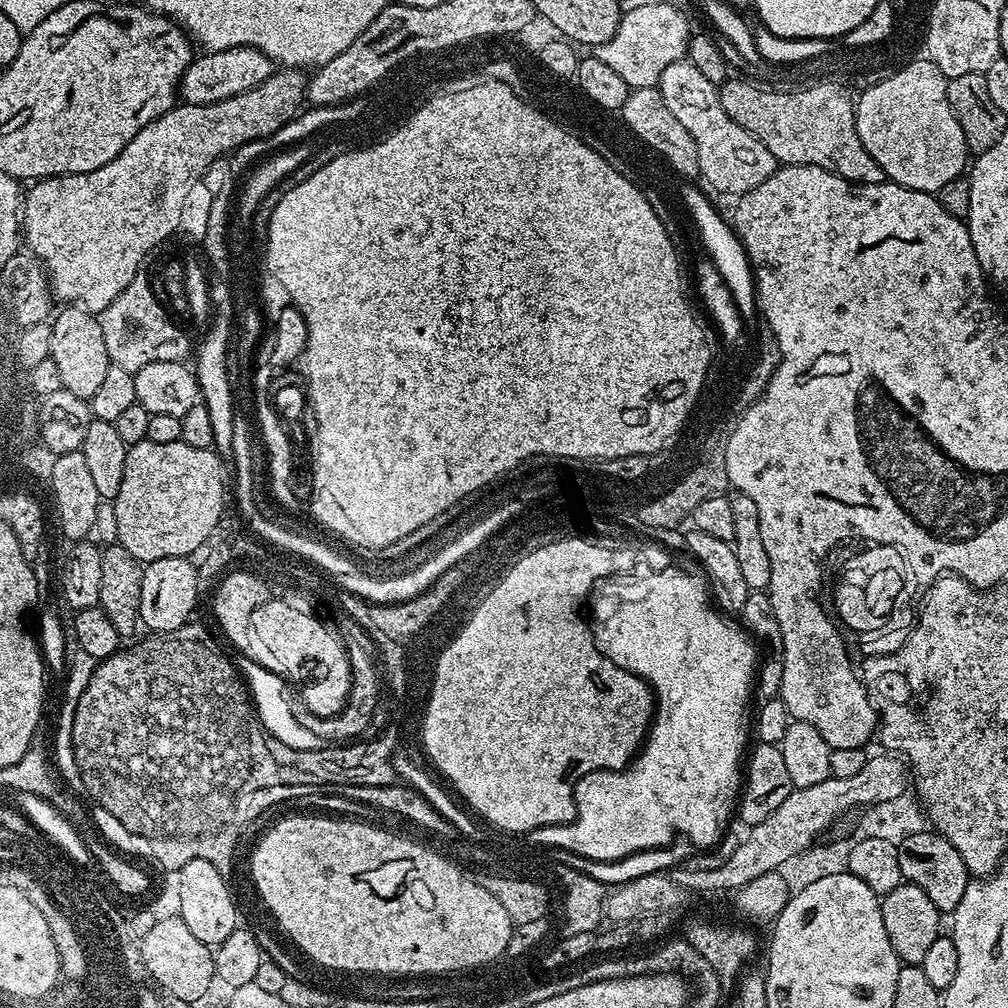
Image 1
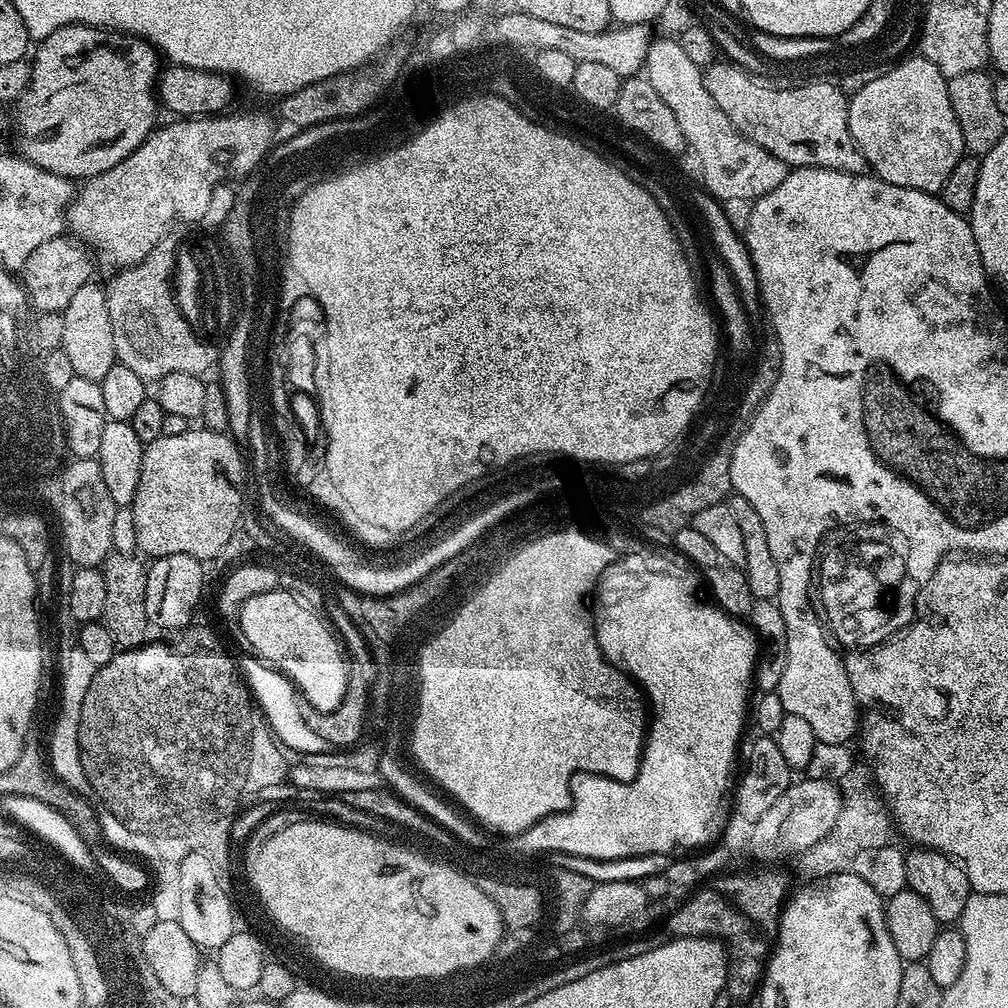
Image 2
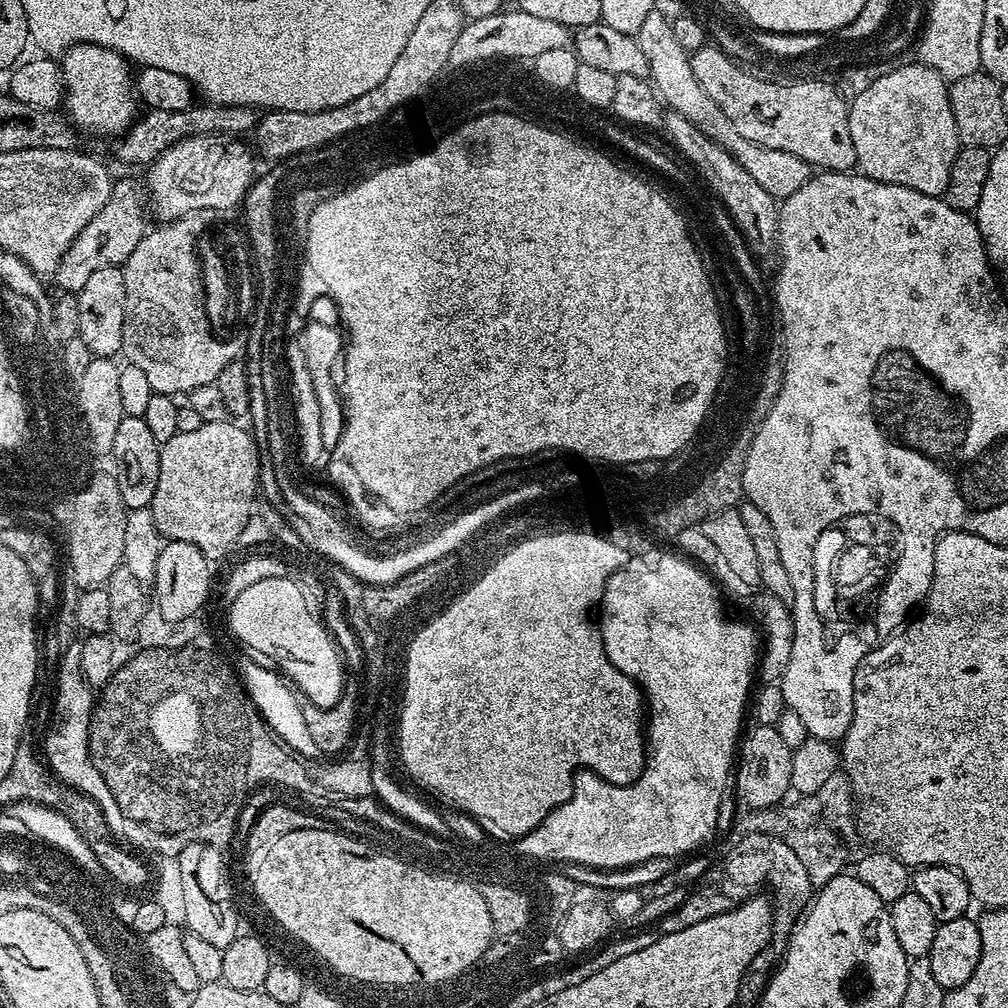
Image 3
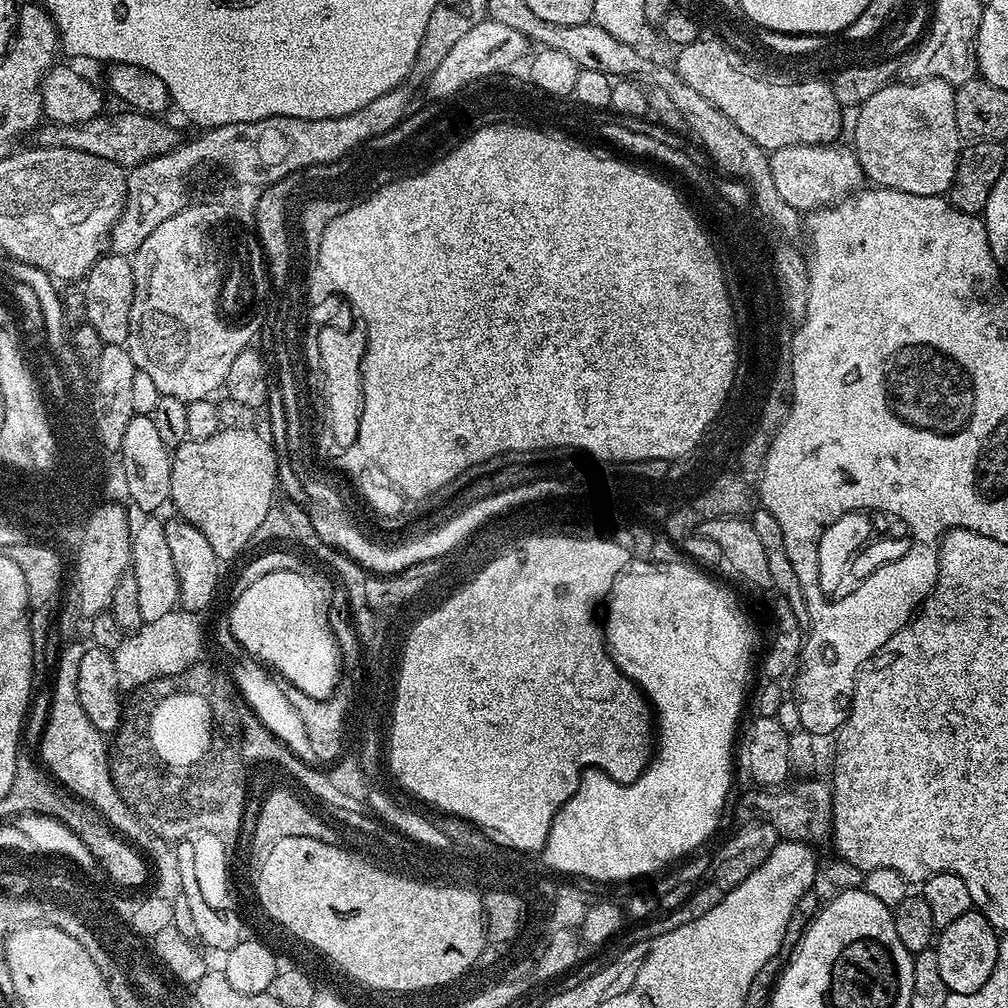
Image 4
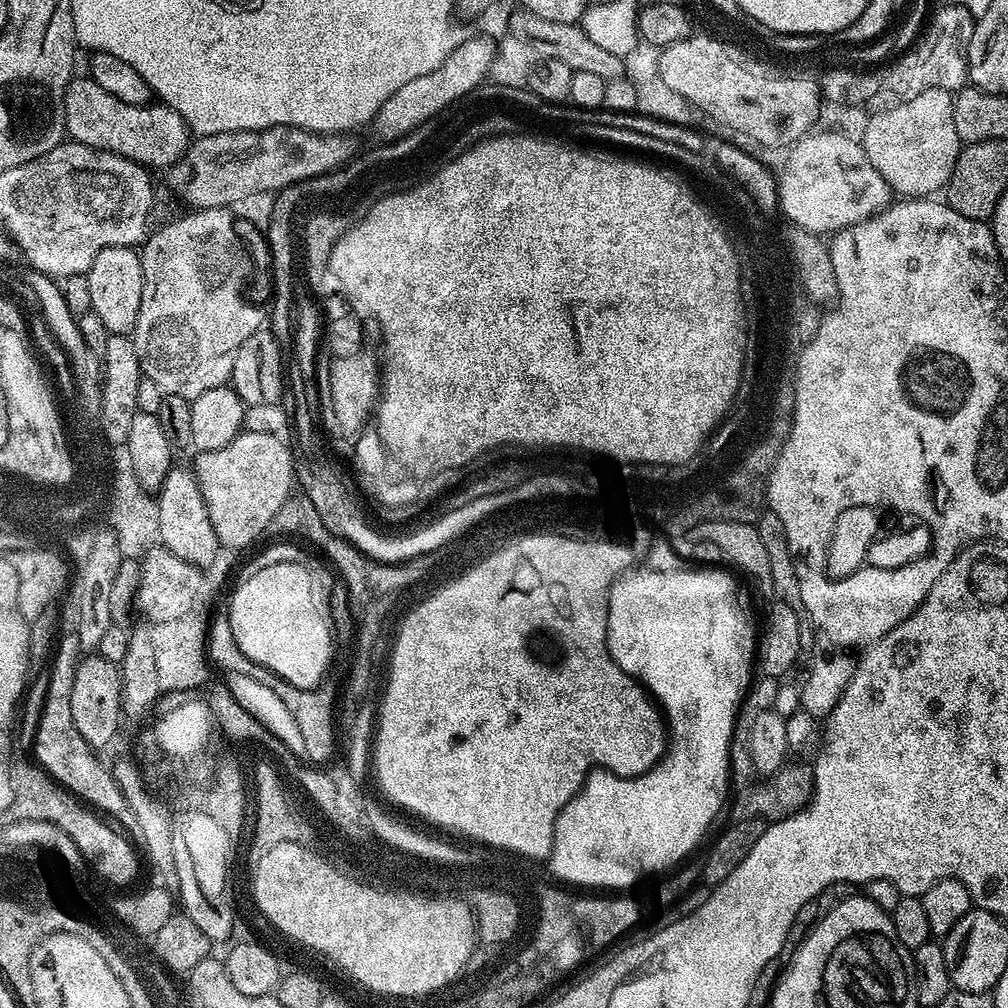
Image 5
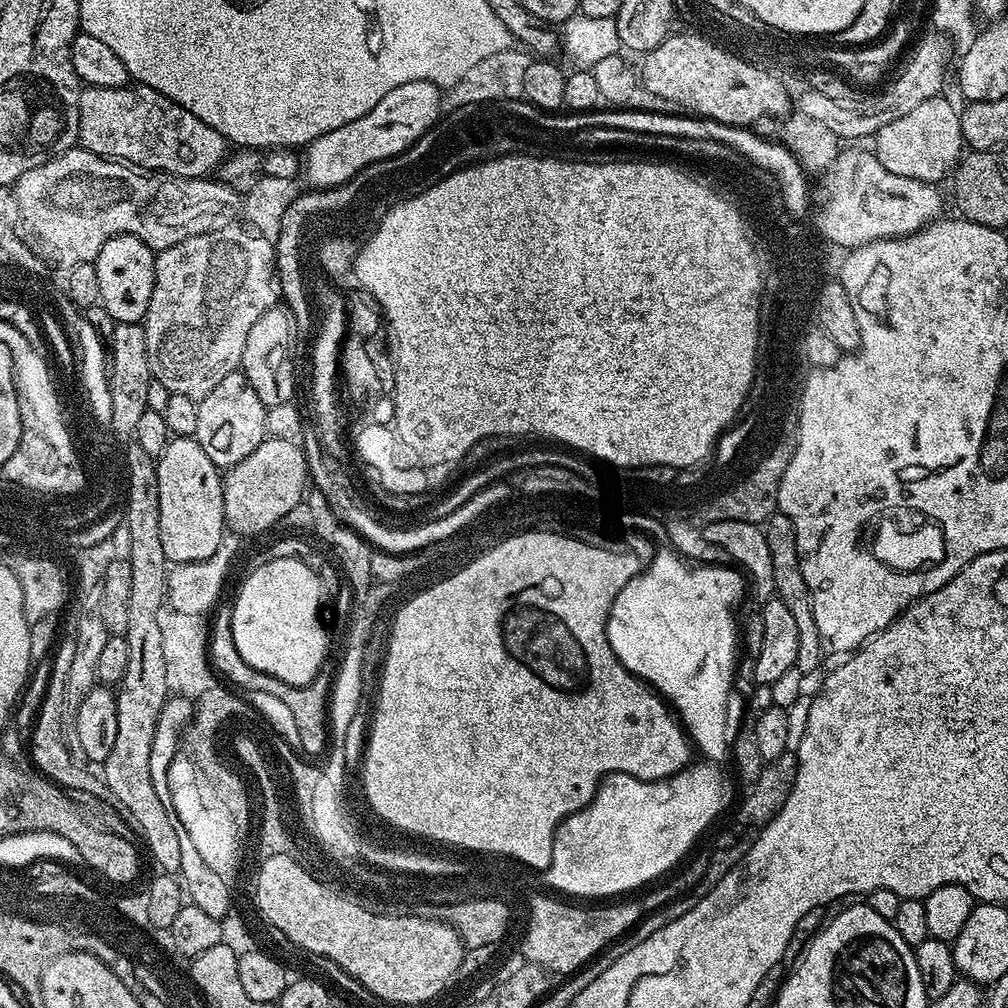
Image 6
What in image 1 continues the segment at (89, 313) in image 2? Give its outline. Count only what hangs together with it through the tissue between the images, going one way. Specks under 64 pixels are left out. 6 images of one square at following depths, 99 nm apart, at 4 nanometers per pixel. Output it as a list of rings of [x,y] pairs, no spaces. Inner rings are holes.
[[[64,306],[51,321],[50,359],[58,366],[60,387],[78,394],[78,398],[91,401],[110,363],[106,354],[106,342],[102,342],[102,326],[99,319],[88,309],[79,306]]]

